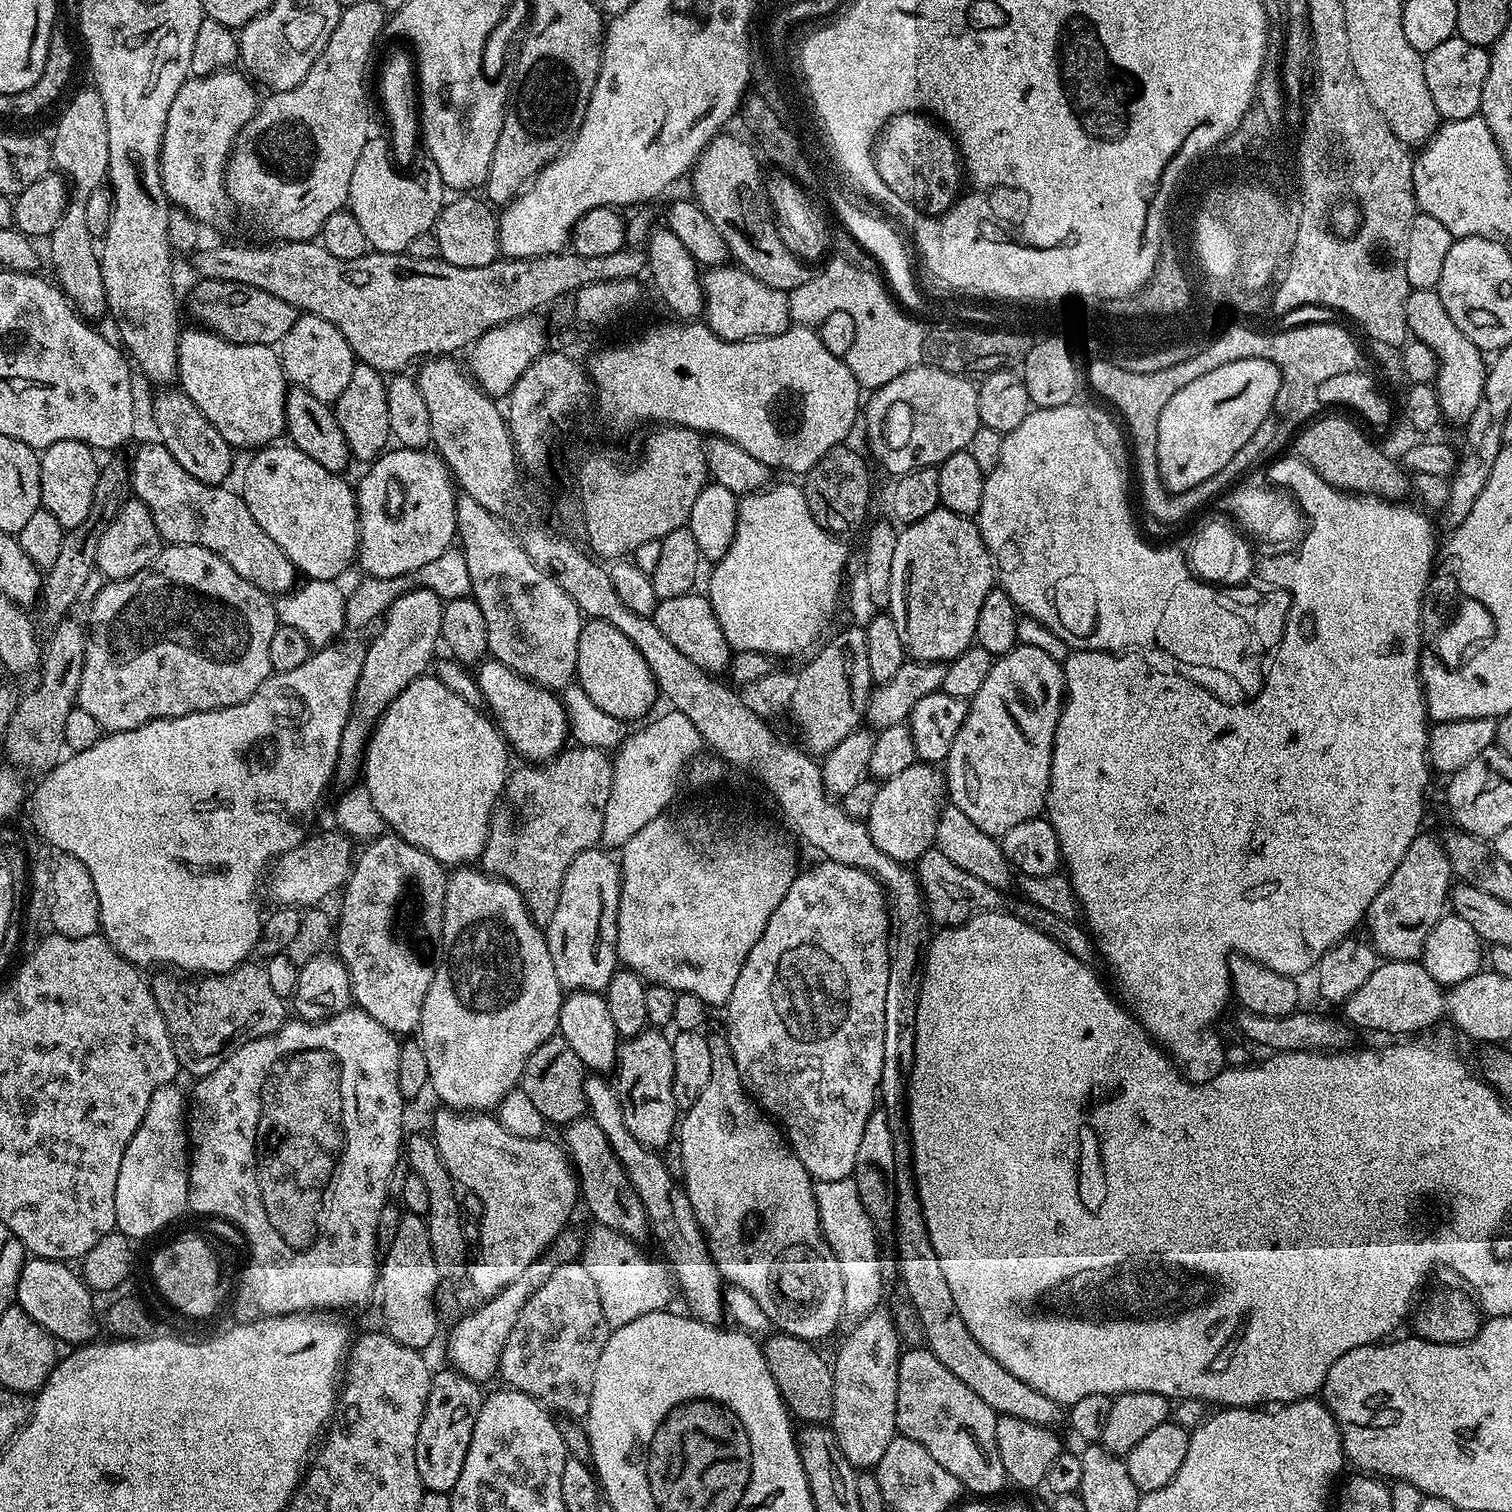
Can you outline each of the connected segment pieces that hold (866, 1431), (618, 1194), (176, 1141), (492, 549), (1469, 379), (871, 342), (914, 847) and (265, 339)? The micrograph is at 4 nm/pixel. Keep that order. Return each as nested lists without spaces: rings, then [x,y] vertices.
[[[875,1308],[861,1317],[832,1362],[834,1410],[830,1427],[842,1454],[857,1470],[875,1469],[898,1434],[898,1366],[902,1345],[894,1320],[886,1308]]]
[[[590,1118],[575,1120],[574,1123],[567,1125],[563,1129],[563,1132],[564,1140],[562,1139],[562,1148],[576,1173],[578,1192],[582,1197],[583,1207],[585,1204],[596,1215],[595,1223],[597,1225],[627,1236],[629,1240],[643,1241],[643,1236],[647,1237],[649,1231],[648,1218],[646,1216],[646,1210],[642,1206],[642,1198],[638,1198],[638,1194],[634,1190],[634,1186],[630,1182],[626,1170],[618,1162],[618,1158],[610,1146],[606,1134],[602,1134],[602,1130],[598,1130],[598,1126]]]
[[[175,1083],[163,1084],[161,1088],[156,1088],[150,1098],[150,1106],[146,1106],[146,1114],[134,1134],[130,1138],[130,1146],[126,1146],[126,1154],[122,1154],[122,1170],[118,1170],[118,1186],[114,1190],[114,1210],[116,1211],[116,1228],[123,1232],[125,1236],[133,1241],[139,1242],[143,1236],[152,1236],[155,1232],[160,1232],[171,1220],[176,1220],[180,1216],[180,1211],[188,1208],[188,1161],[190,1159],[190,1145],[188,1143],[188,1129],[186,1127],[186,1096],[176,1089]]]
[[[460,492],[456,498],[456,527],[458,544],[464,547],[464,568],[468,571],[469,582],[472,583],[470,596],[478,602],[482,618],[486,618],[491,659],[503,662],[520,676],[544,688],[560,690],[568,680],[573,679],[578,658],[578,634],[582,614],[574,598],[570,598],[570,594],[566,594],[566,590],[562,590],[562,586],[558,586],[554,578],[542,574],[542,570],[538,570],[538,566],[530,562],[519,539],[509,531],[500,517],[490,514],[486,506],[474,502],[474,498],[470,498],[470,494],[465,492]]]
[[[1417,288],[1409,291],[1406,298],[1406,322],[1408,331],[1415,339],[1426,342],[1434,350],[1438,358],[1438,374],[1434,387],[1438,394],[1438,406],[1441,417],[1445,421],[1453,420],[1457,426],[1468,423],[1470,414],[1478,407],[1482,399],[1482,386],[1488,373],[1485,353],[1480,351],[1458,326],[1454,326],[1450,314],[1446,314],[1446,306],[1442,306],[1442,298],[1430,288]]]
[[[832,260],[824,272],[817,271],[810,282],[802,282],[802,286],[788,293],[788,319],[793,325],[819,326],[832,312],[845,312],[854,318],[858,352],[876,360],[876,372],[859,377],[861,389],[880,388],[924,360],[926,328],[911,320],[912,316],[886,290],[885,281],[879,275],[876,277],[848,260]]]
[[[917,762],[906,766],[902,774],[894,774],[894,778],[883,781],[880,784],[878,794],[874,798],[874,806],[870,806],[870,814],[867,818],[868,833],[880,850],[890,858],[894,858],[898,863],[905,866],[915,865],[917,860],[922,858],[926,852],[935,845],[936,827],[940,821],[942,803],[940,795],[943,797],[946,792],[946,780],[939,767],[923,762]]]
[[[201,279],[200,284],[192,288],[192,297],[188,300],[188,308],[197,325],[209,332],[215,332],[223,340],[235,344],[267,344],[279,345],[284,336],[294,326],[298,309],[290,306],[290,302],[282,302],[282,298],[274,298],[274,294],[266,294],[266,290],[258,290],[258,286],[246,286],[242,282],[221,282],[221,280]]]

